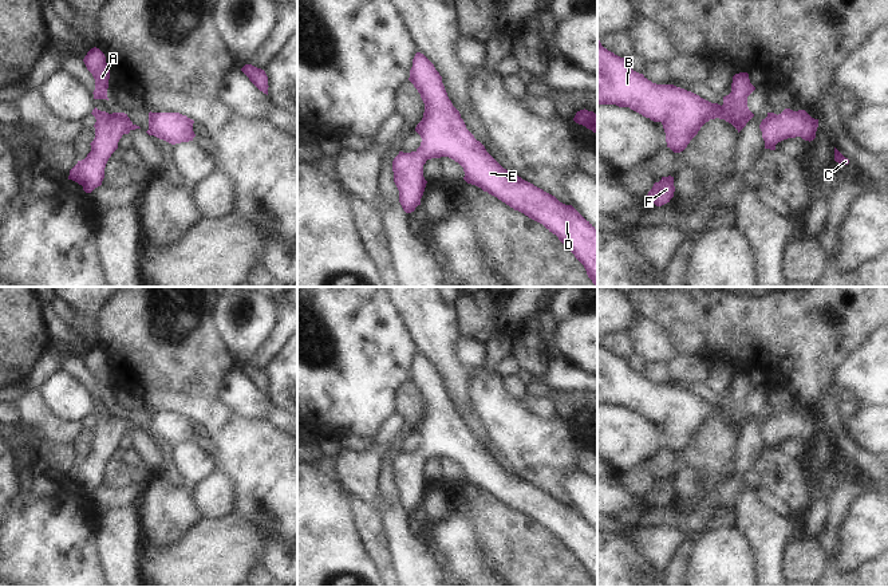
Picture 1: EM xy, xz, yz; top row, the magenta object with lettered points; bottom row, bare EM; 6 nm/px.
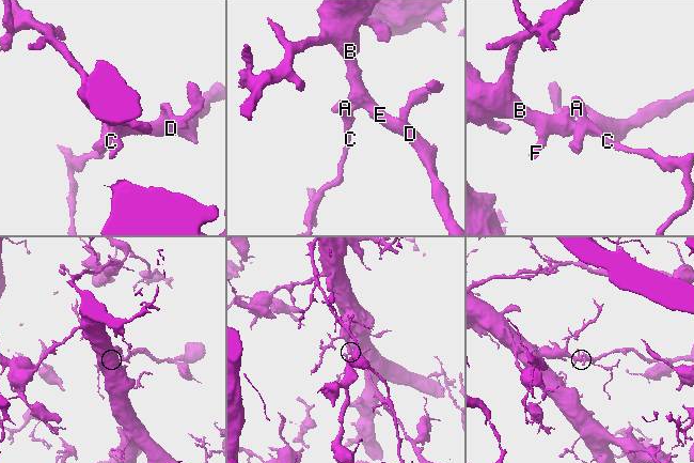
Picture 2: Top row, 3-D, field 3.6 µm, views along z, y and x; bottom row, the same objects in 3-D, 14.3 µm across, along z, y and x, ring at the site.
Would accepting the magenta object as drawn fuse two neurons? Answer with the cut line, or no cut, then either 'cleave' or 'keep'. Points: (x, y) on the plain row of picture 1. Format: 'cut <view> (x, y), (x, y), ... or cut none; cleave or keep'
cut none; keep

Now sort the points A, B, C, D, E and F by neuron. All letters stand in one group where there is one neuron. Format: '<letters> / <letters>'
A B C D E F

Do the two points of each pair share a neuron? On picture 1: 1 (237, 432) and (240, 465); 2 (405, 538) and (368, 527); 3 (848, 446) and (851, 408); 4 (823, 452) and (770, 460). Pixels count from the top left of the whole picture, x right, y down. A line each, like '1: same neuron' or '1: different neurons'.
1: same neuron
2: different neurons
3: different neurons
4: different neurons

